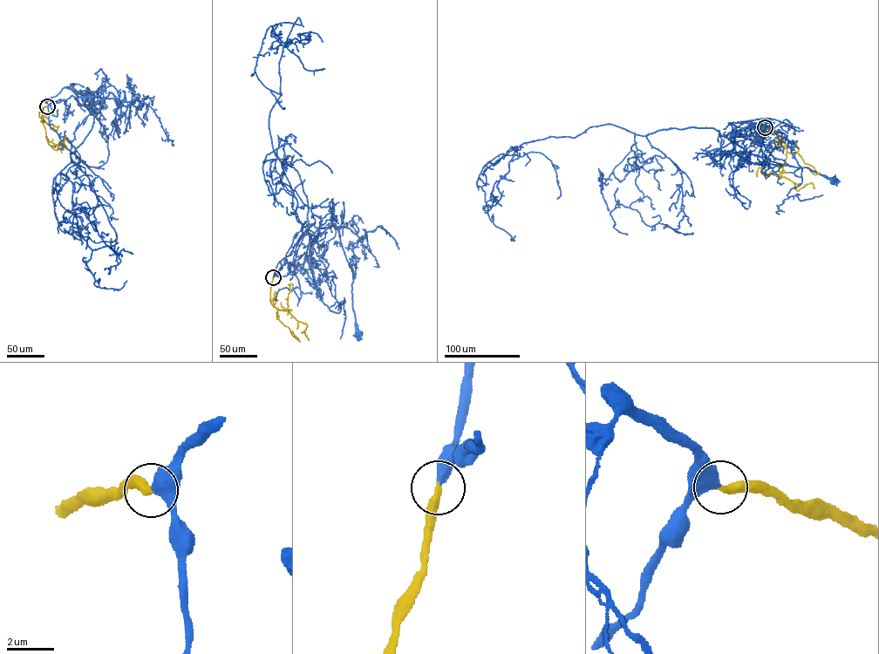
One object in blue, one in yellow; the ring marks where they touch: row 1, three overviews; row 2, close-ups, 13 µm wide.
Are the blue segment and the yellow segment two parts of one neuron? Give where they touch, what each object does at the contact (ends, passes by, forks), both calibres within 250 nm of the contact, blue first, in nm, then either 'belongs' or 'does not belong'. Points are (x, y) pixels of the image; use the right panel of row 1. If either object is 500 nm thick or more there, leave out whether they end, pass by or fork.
place (765, 127); calibres 500 and 340 nm; belongs

